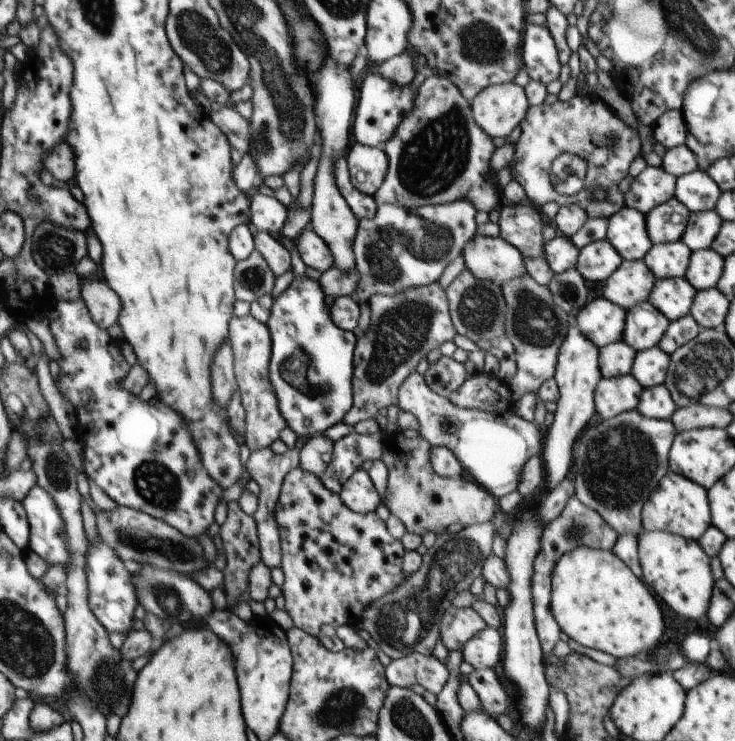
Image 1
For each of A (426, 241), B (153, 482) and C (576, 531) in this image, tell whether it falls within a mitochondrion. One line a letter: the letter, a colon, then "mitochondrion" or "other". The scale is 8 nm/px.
A: mitochondrion
B: mitochondrion
C: mitochondrion

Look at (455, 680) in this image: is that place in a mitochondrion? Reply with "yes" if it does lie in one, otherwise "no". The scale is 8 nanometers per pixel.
no

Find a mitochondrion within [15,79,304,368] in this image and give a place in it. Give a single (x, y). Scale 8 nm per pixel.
(55, 251)

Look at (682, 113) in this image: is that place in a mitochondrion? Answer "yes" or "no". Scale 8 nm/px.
no

